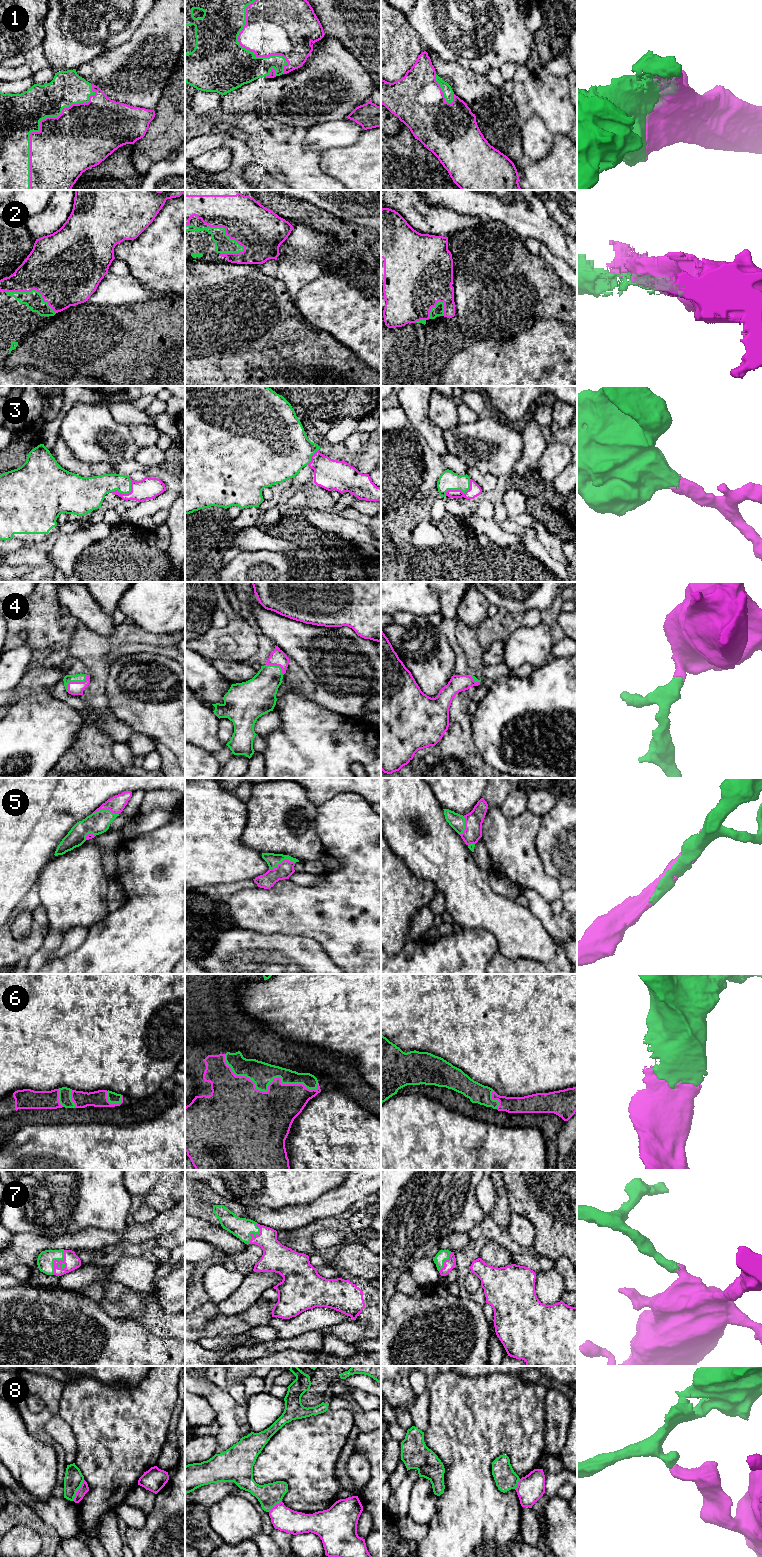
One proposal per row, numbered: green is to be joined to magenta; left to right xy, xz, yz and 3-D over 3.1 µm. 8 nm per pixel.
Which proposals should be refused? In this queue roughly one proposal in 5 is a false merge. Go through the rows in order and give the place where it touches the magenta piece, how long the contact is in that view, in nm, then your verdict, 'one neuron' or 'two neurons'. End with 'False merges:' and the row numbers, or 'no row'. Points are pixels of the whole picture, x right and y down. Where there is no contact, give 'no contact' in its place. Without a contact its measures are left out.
1: xy (40, 124) | 1000 nm | one neuron
2: xz (225, 233) | 360 nm | one neuron
3: yz (460, 490) | 240 nm | one neuron
4: xy (74, 682) | 220 nm | one neuron
5: xz (282, 861) | 220 nm | one neuron
6: xz (268, 1088) | 800 nm | one neuron
7: xy (56, 1260) | 220 nm | one neuron
8: xy (78, 1490) | 190 nm | two neurons
False merges: 8

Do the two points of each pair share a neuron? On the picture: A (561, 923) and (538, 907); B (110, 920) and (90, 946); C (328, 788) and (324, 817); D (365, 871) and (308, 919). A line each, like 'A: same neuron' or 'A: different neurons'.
A: same neuron
B: same neuron
C: different neurons
D: same neuron

